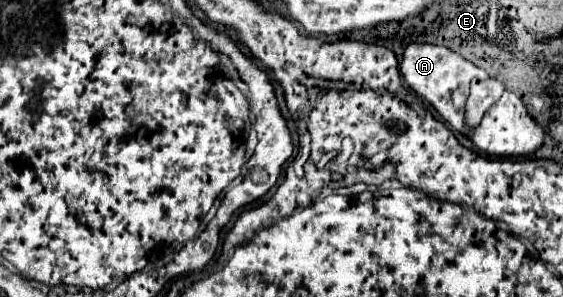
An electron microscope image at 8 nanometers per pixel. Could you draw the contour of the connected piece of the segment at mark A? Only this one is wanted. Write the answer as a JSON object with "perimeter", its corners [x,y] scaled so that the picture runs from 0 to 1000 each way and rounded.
{"perimeter":[[[728,145],[718,172],[710,239],[721,266],[721,279],[746,327],[764,340],[764,354],[782,380],[782,394],[796,421],[803,421],[810,441],[824,434],[824,354],[828,354],[828,333],[835,313],[838,266],[867,259],[867,246],[860,232],[838,219],[835,205],[828,205],[813,178],[799,172],[796,158],[778,158],[778,152],[764,152],[764,145]]]}

